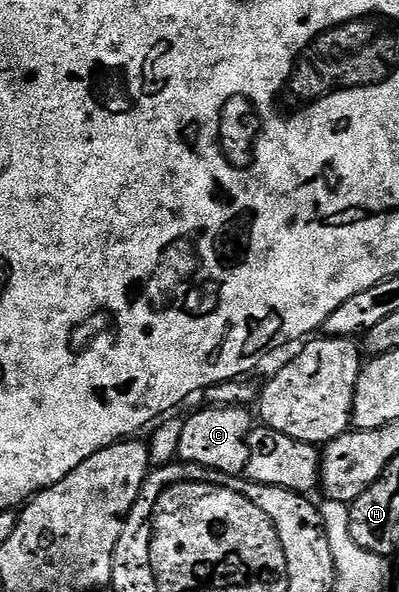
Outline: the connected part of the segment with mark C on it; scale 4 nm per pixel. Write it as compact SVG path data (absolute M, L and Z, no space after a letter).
M238 405L203 407L183 418L182 437L178 439L177 458L185 465L197 465L240 477L248 462L248 437L254 422L247 408Z

